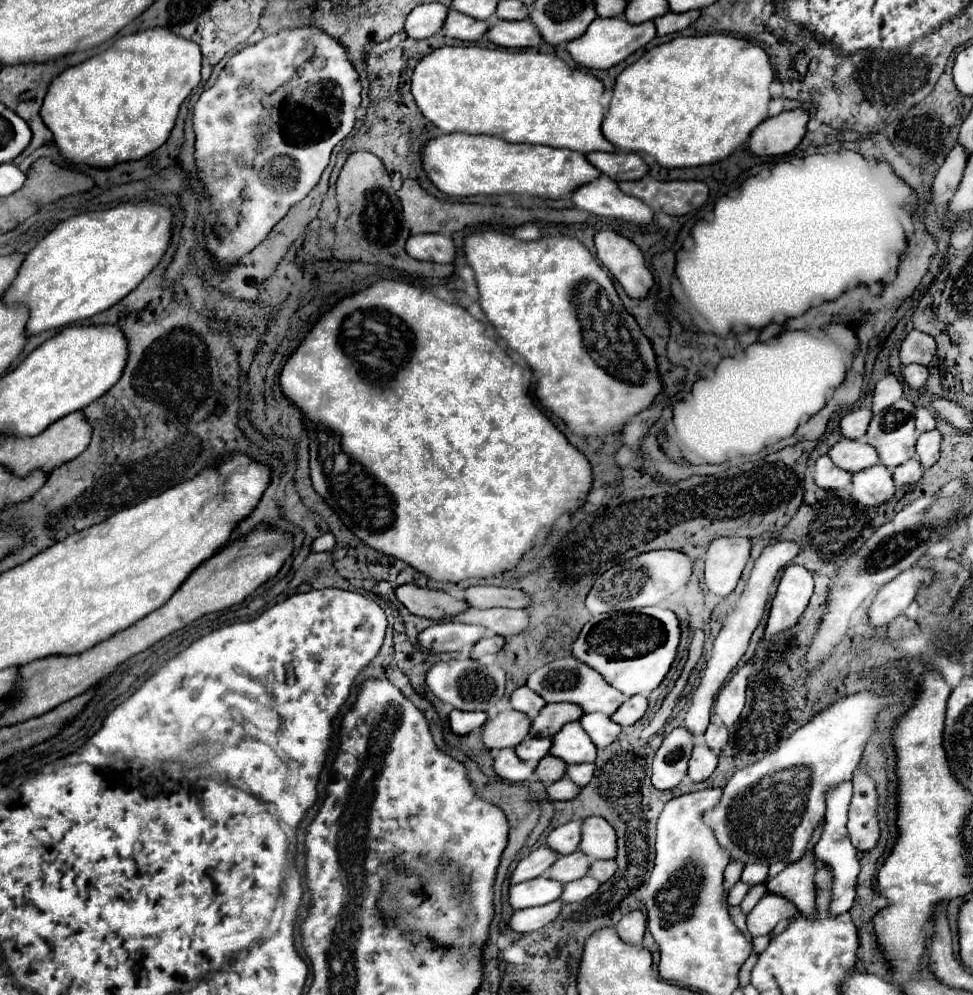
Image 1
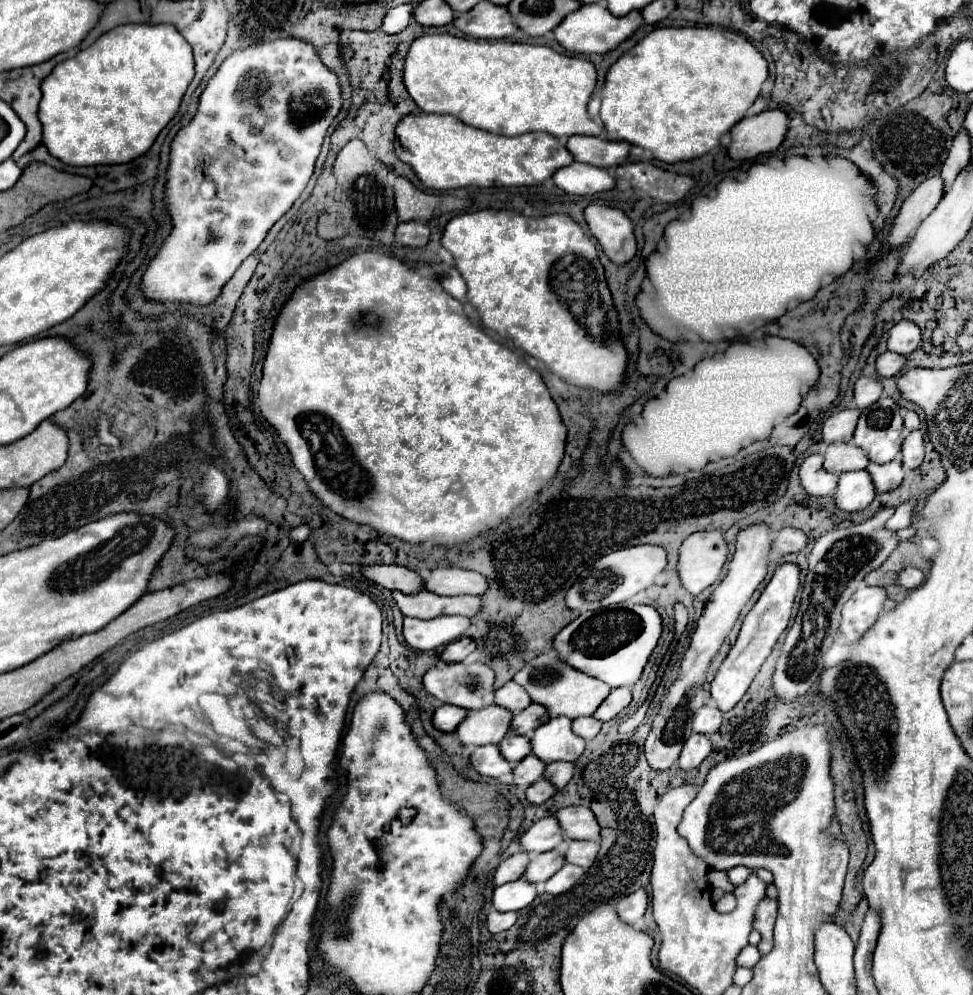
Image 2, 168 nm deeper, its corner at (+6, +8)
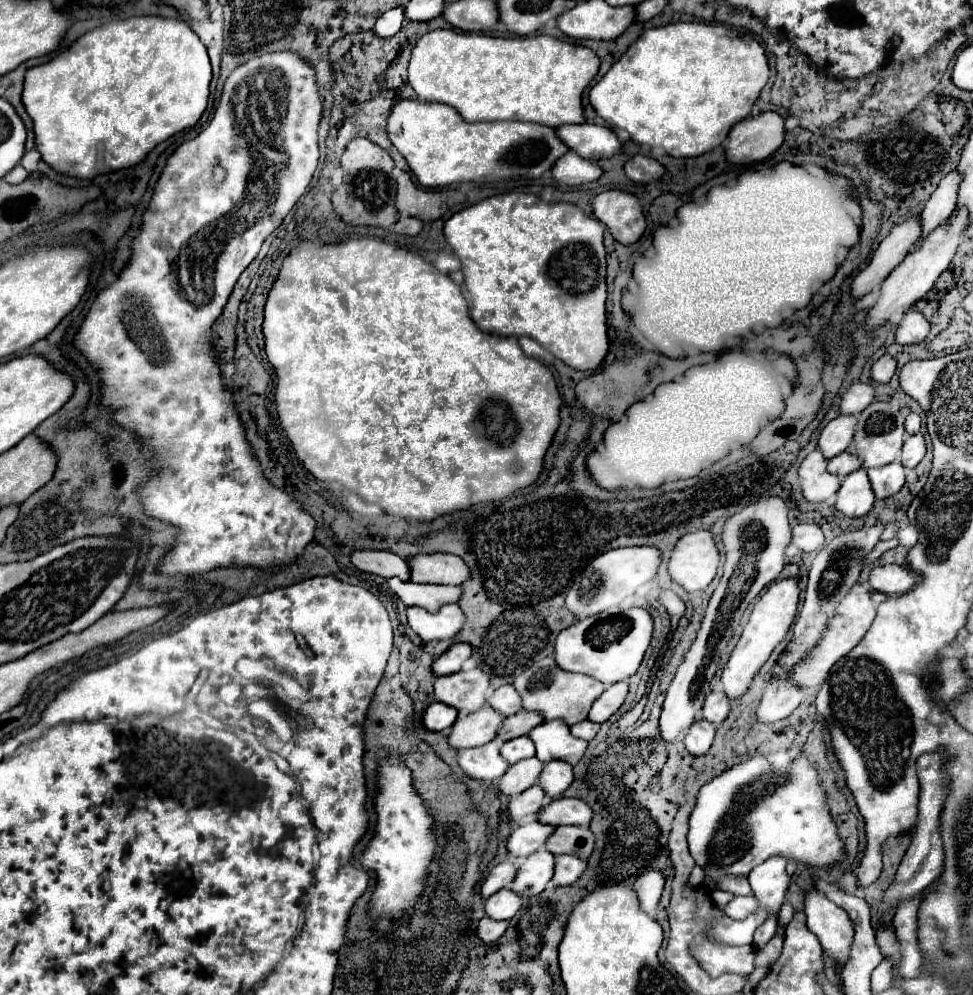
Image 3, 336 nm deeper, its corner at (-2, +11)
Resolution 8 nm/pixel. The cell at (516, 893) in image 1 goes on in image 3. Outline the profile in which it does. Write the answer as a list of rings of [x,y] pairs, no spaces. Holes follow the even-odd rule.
[[[502,888],[486,900],[486,916],[494,920],[508,920],[522,908],[522,896],[514,894],[510,888]]]

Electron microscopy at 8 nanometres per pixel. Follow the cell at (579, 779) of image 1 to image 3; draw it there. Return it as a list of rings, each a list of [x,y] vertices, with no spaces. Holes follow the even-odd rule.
[[[552,760],[544,766],[538,784],[544,788],[548,798],[558,798],[574,780],[574,772],[570,764],[562,764],[562,760]]]

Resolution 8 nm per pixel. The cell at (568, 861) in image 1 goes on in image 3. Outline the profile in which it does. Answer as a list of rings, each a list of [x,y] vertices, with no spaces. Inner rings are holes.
[[[540,848],[538,852],[530,854],[522,866],[518,868],[518,874],[514,878],[514,886],[512,890],[526,896],[526,892],[530,894],[540,894],[546,884],[552,880],[554,872],[554,854],[546,852],[544,848]]]

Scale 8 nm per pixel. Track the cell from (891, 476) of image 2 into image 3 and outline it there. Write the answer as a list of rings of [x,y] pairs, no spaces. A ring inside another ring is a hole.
[[[892,462],[882,468],[870,468],[868,478],[872,482],[872,490],[874,490],[876,498],[888,498],[904,486],[906,470],[902,468],[900,462]]]

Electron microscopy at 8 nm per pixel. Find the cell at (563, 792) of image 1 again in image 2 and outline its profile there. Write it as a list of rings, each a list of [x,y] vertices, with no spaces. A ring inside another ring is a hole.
[[[540,779],[526,789],[526,801],[532,803],[532,805],[540,805],[546,799],[550,799],[554,793],[556,793],[554,787],[550,783],[546,783],[546,779]]]

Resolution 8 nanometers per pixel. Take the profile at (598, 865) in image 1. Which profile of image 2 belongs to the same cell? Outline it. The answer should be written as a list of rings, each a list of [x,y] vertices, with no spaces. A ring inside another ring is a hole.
[[[566,839],[560,849],[564,853],[566,863],[574,863],[574,865],[580,865],[584,869],[588,869],[598,855],[598,843],[586,841],[586,839],[580,839],[580,841],[578,839]]]

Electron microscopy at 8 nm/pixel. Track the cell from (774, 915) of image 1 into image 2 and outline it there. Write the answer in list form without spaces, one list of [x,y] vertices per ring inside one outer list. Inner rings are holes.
[[[766,897],[758,905],[758,911],[756,911],[754,929],[762,935],[762,941],[758,943],[758,951],[762,955],[772,951],[772,929],[774,929],[774,921],[776,921],[776,909],[778,909],[778,903],[774,899]]]

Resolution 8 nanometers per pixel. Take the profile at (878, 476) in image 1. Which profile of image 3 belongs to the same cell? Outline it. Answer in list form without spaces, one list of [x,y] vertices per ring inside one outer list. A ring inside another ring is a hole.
[[[860,468],[844,478],[844,482],[838,490],[836,508],[850,518],[860,518],[860,516],[868,514],[874,500],[876,500],[876,496],[872,492],[868,474],[864,468]]]

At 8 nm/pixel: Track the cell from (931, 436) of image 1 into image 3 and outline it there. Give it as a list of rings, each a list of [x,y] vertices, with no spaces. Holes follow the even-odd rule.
[[[920,432],[914,436],[906,436],[902,454],[900,454],[900,462],[904,464],[904,468],[916,468],[920,464],[920,460],[924,458],[924,454],[926,454],[924,436]]]

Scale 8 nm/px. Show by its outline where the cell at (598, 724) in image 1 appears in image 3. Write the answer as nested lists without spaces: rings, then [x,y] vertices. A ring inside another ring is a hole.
[[[584,720],[584,722],[574,724],[570,730],[572,730],[572,734],[574,734],[576,738],[582,738],[582,740],[592,740],[592,738],[598,734],[600,724],[594,724],[594,722],[590,722],[590,720]]]

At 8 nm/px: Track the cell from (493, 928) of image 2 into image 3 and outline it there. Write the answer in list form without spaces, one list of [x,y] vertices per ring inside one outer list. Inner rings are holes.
[[[484,916],[478,924],[478,936],[484,942],[494,942],[502,936],[502,932],[506,932],[510,920],[490,920],[488,916]]]

